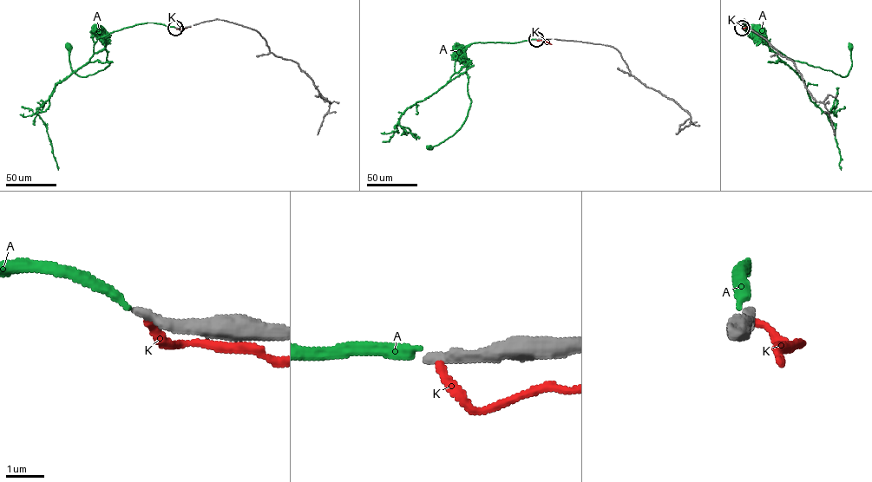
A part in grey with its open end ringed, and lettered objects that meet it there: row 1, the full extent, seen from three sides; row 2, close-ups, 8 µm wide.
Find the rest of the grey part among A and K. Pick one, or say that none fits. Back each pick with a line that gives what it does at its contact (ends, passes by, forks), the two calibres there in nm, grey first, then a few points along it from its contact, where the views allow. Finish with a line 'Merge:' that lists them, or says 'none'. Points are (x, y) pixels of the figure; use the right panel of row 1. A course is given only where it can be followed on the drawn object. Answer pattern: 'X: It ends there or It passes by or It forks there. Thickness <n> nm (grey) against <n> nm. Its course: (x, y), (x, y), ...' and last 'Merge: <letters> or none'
A: It ends there. Thickness 280 nm (grey) against 240 nm. Its course: (742, 28), (790, 58), (842, 76), (851, 46)
Merge: A

